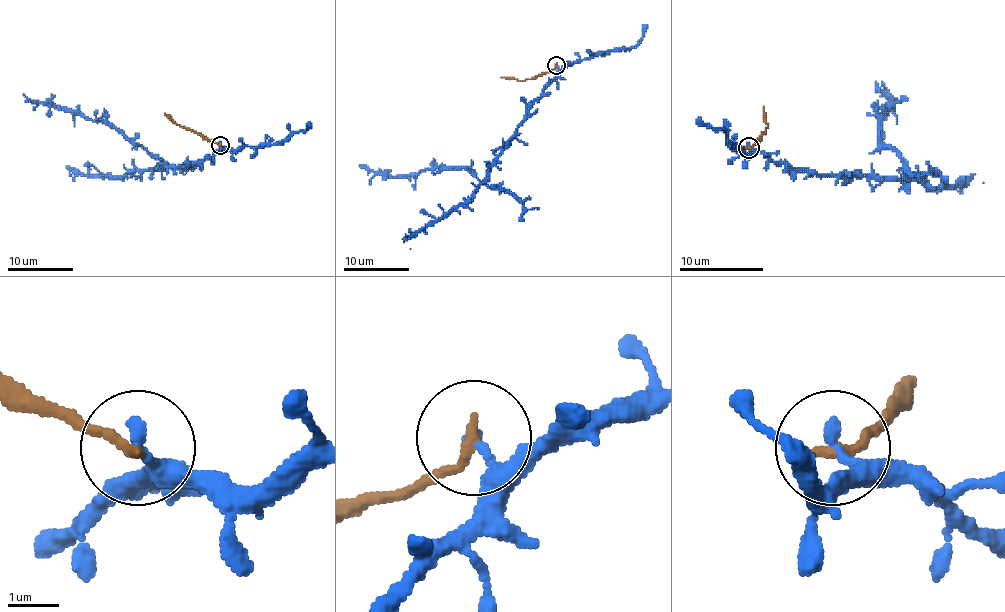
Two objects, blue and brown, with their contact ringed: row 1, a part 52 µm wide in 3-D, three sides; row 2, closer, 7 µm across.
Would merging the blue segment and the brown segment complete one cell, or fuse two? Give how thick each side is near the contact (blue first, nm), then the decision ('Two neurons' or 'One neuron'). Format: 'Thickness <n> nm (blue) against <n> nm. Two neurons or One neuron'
Thickness 280 nm (blue) against 240 nm. Two neurons

